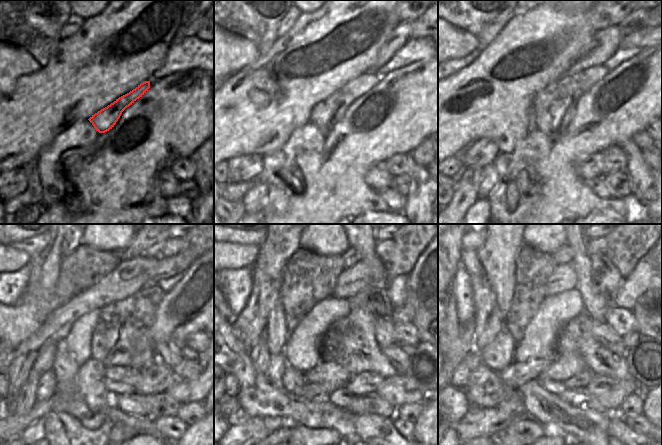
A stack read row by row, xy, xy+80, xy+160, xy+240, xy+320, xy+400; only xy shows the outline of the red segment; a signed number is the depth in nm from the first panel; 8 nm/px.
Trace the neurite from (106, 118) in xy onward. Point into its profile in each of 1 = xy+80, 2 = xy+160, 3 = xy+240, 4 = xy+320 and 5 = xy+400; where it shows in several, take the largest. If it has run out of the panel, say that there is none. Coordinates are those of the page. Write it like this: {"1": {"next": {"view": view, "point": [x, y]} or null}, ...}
{"1": {"next": {"view": "xy+80", "point": [325, 114]}}, "2": {"next": {"view": "xy+160", "point": [554, 107]}}, "3": {"next": {"view": "xy+240", "point": [121, 336]}}, "4": {"next": {"view": "xy+320", "point": [350, 342]}}, "5": {"next": {"view": "xy+400", "point": [575, 336]}}}

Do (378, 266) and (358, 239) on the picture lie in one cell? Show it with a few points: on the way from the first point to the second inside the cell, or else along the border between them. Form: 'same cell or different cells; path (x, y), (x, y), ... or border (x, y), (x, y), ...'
same cell; path (373, 259), (368, 254), (365, 246)

